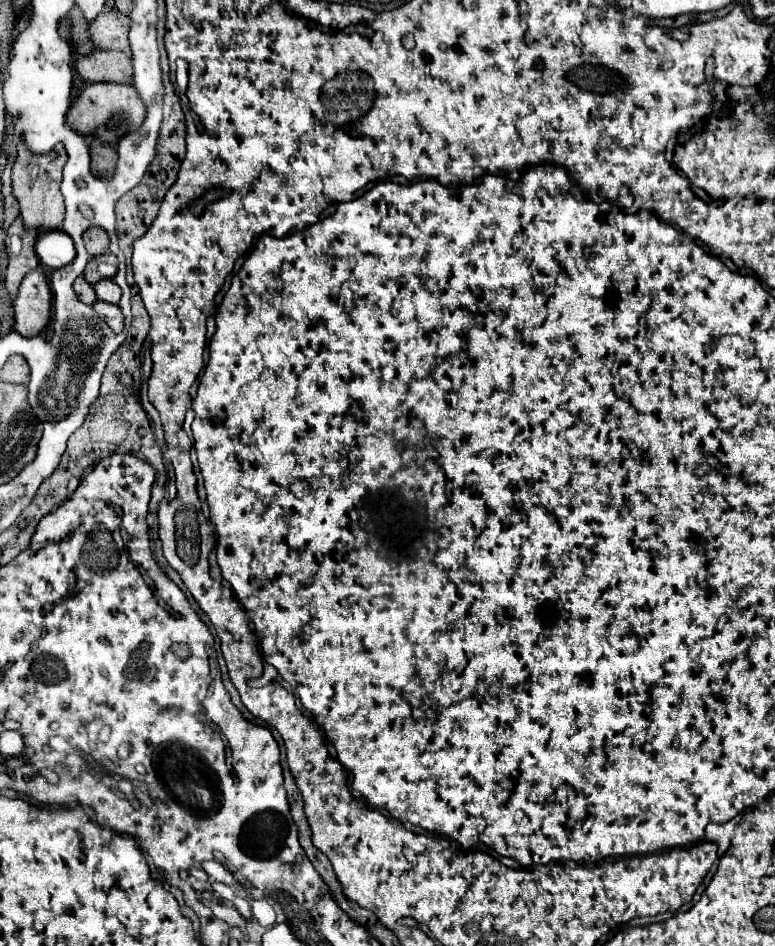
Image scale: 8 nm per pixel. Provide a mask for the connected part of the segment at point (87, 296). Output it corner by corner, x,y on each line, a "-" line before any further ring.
77,277
73,287
75,287
75,293
77,293
77,297
79,297
83,303
87,303
87,305
93,305
93,301
97,299
97,295
95,295
95,291
93,291
93,285
91,285
91,283
87,283
83,277

